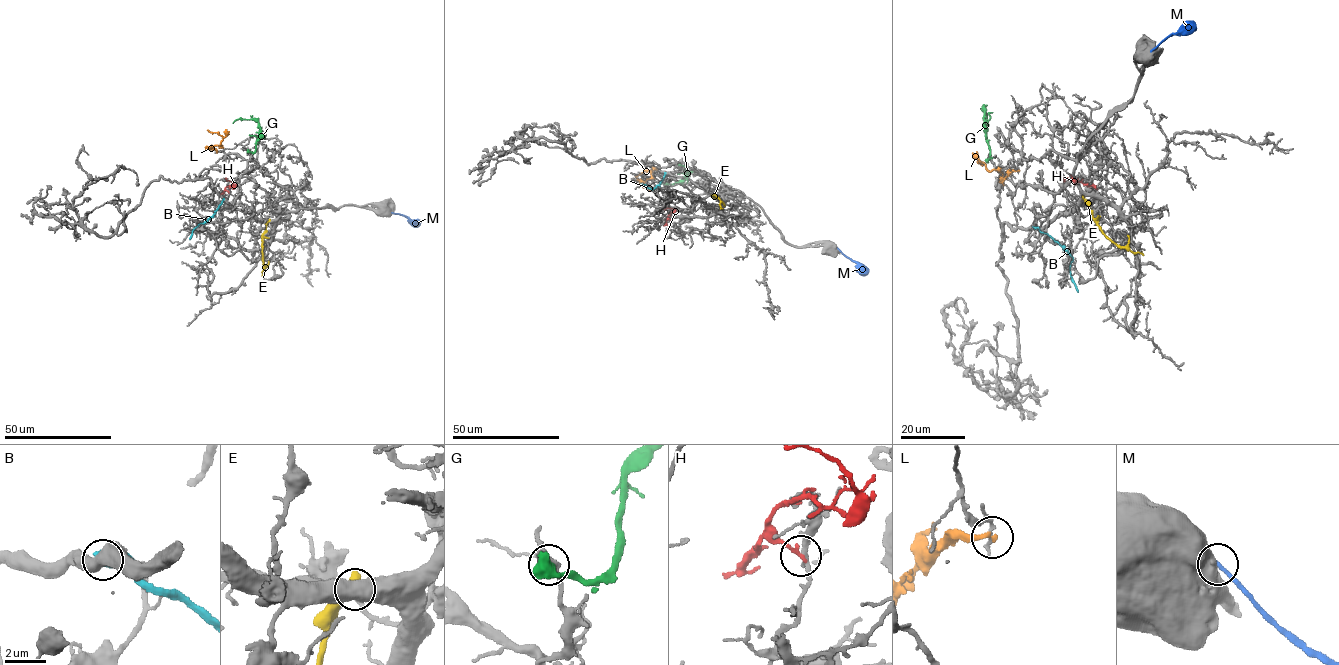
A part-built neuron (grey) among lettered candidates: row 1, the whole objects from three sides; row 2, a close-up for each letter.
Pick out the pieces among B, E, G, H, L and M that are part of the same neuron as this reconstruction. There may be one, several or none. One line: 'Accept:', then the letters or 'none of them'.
Accept: none of them

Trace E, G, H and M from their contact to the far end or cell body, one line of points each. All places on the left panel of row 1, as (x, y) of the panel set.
E: (269, 220), (263, 234), (262, 276)
G: (248, 151), (255, 151), (260, 131), (259, 123), (239, 118), (233, 123)
H: (228, 192), (226, 186), (234, 185), (225, 177)
M: (391, 212), (404, 215), (418, 224)

